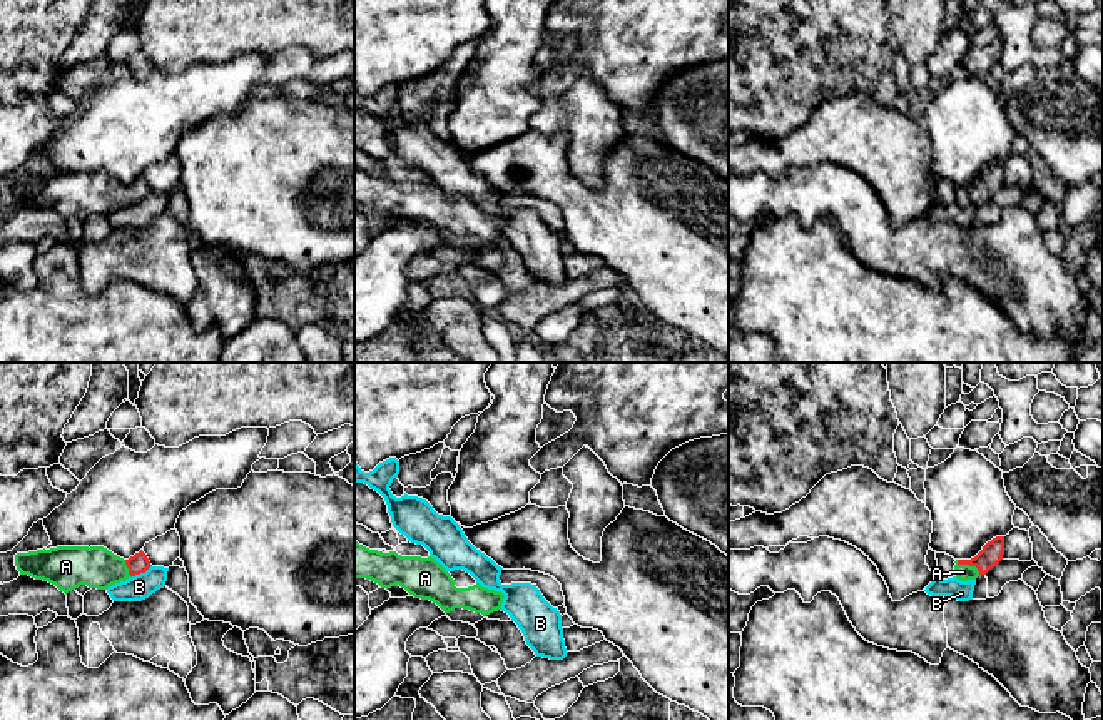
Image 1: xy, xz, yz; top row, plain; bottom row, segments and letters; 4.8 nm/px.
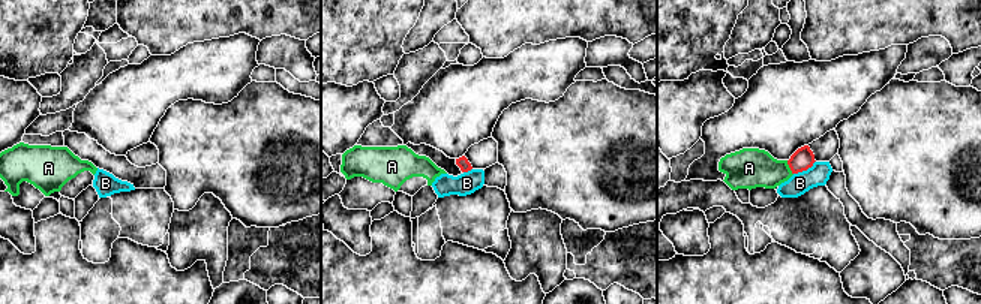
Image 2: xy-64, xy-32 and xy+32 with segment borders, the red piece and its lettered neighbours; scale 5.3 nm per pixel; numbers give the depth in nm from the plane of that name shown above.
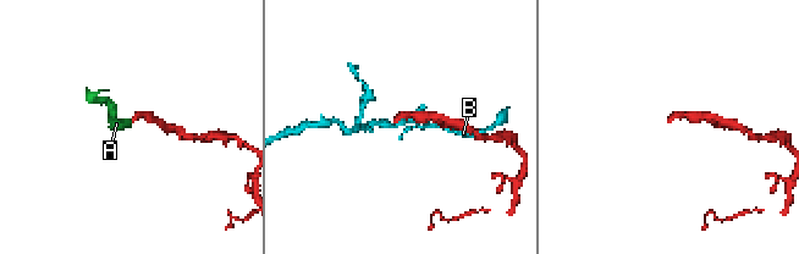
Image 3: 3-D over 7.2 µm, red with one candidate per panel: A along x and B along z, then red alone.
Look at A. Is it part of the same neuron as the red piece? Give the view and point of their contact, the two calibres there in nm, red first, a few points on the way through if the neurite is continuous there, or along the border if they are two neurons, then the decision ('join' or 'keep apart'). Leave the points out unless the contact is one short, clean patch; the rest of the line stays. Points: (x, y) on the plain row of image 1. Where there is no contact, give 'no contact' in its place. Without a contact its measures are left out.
yz (970, 191) | 110/80 nm | across yz (991, 179), (980, 191), (970, 191), (963, 197) | join

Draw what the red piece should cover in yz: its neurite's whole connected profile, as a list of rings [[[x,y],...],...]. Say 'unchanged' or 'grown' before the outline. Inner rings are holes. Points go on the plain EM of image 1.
grown | [[[996,162],[988,167],[983,175],[971,185],[956,185],[956,204],[961,207],[976,205],[996,192],[1004,180],[1004,162]]]

